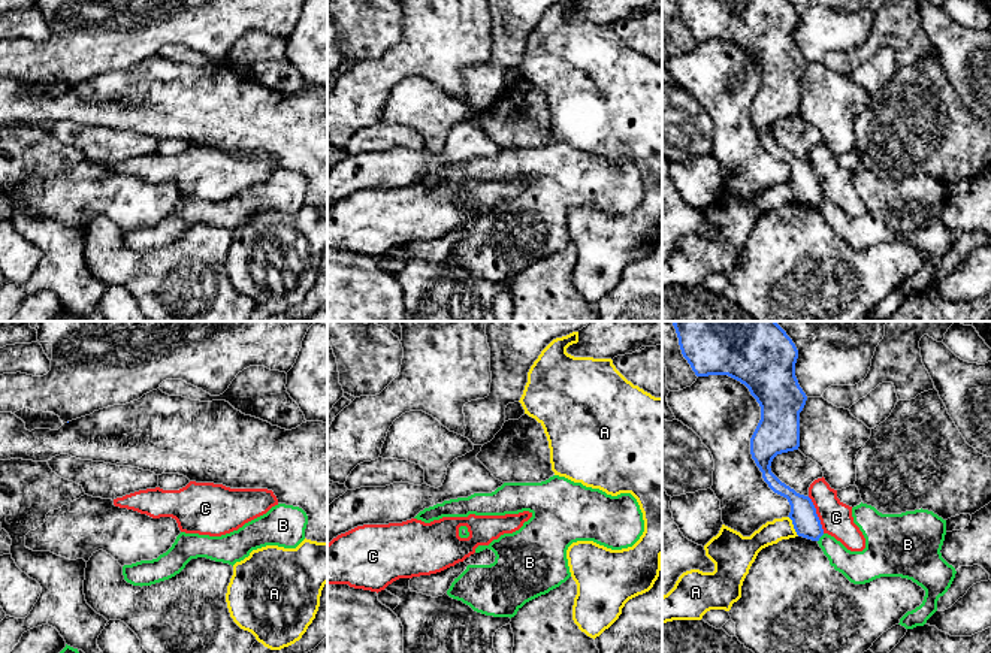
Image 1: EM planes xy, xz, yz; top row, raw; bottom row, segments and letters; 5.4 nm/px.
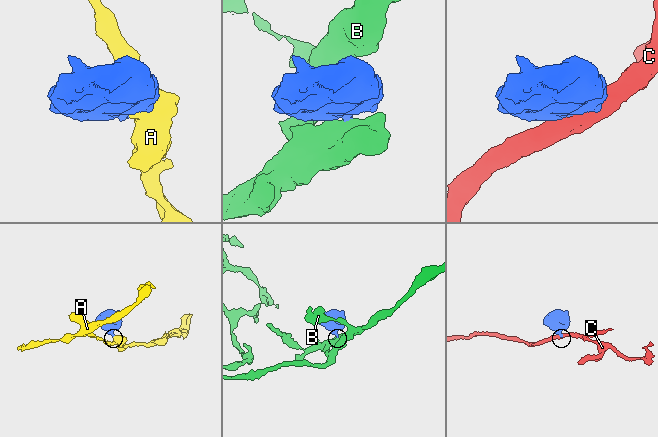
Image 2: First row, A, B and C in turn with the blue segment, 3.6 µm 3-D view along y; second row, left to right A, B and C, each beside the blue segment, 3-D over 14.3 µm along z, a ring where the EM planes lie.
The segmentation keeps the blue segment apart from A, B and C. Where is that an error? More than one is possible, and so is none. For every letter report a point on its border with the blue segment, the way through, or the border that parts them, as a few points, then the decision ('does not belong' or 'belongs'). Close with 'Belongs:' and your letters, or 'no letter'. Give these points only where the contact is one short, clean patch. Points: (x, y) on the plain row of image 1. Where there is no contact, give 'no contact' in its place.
A: meets blue in yz at (794, 192); border along yz (788, 181), (798, 200); does not belong
B: meets blue in yz at (819, 202); border along yz (824, 199), (818, 206); does not belong
C: meets blue in yz at (816, 180); border along yz (807, 162), (824, 197); does not belong
Belongs: no letter

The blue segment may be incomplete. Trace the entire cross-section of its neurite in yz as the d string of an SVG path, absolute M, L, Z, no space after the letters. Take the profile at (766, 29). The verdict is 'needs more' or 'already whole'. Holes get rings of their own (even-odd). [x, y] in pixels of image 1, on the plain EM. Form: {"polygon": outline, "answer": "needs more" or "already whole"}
{"polygon": "M677 0L683 22L697 42L728 40L744 49L761 72L761 85L750 103L750 120L768 152L788 164L789 184L798 202L819 206L824 200L816 173L809 161L797 158L771 137L777 120L798 115L800 78L807 61L795 42L798 15L788 0Z", "answer": "already whole"}

